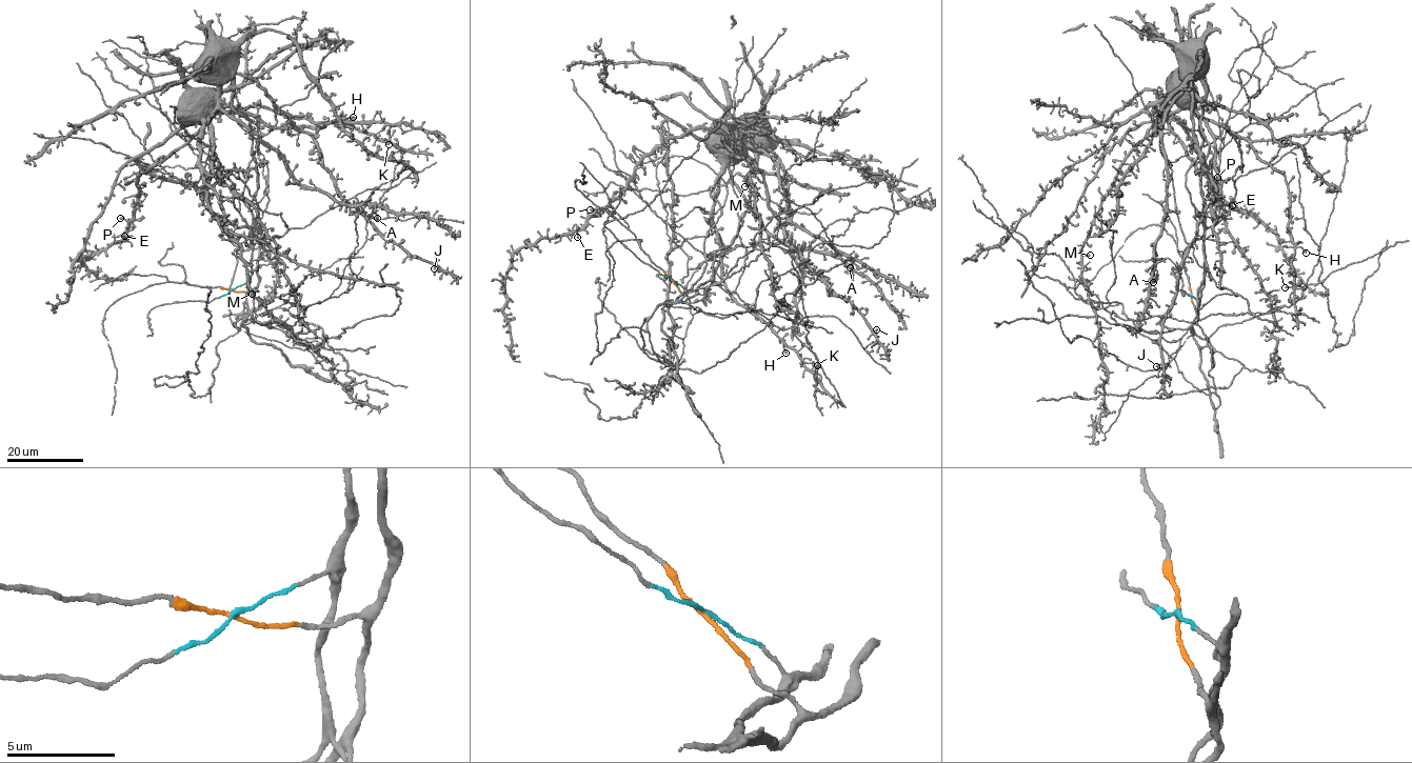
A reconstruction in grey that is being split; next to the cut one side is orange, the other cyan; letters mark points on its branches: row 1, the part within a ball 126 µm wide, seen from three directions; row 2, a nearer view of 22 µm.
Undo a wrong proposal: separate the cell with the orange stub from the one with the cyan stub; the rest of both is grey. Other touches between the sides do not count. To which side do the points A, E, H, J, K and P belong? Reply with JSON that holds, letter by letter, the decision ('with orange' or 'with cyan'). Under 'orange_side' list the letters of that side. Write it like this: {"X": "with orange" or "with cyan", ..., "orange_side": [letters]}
{"A": "with orange", "E": "with orange", "H": "with cyan", "J": "with orange", "K": "with cyan", "P": "with orange", "orange_side": ["A", "E", "J", "P"]}

